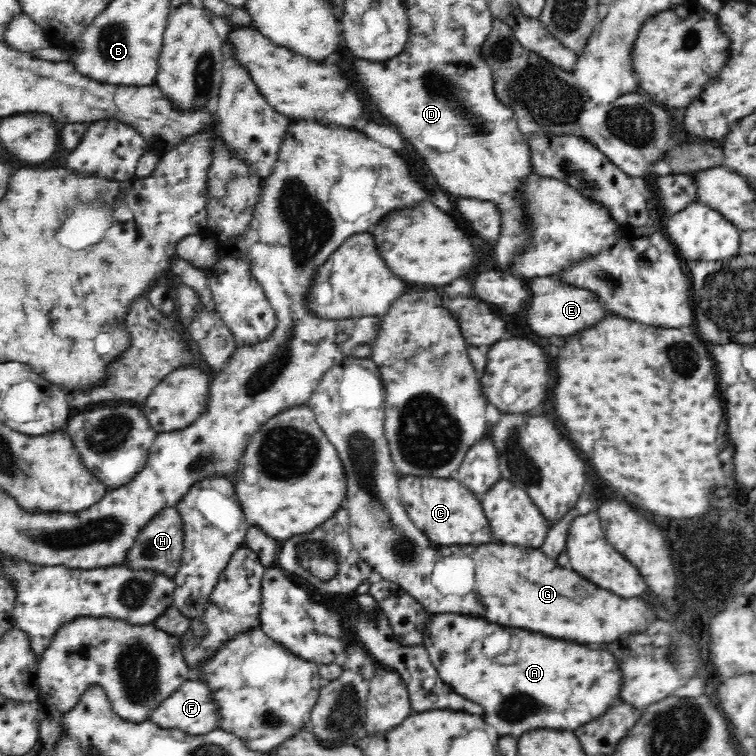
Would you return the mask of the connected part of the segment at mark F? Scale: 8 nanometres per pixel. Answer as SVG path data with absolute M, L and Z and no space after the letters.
M187 680L173 692L160 706L150 714L148 720L160 725L162 728L179 728L192 735L203 735L208 731L218 728L220 724L220 705L214 697L214 689L200 680Z

